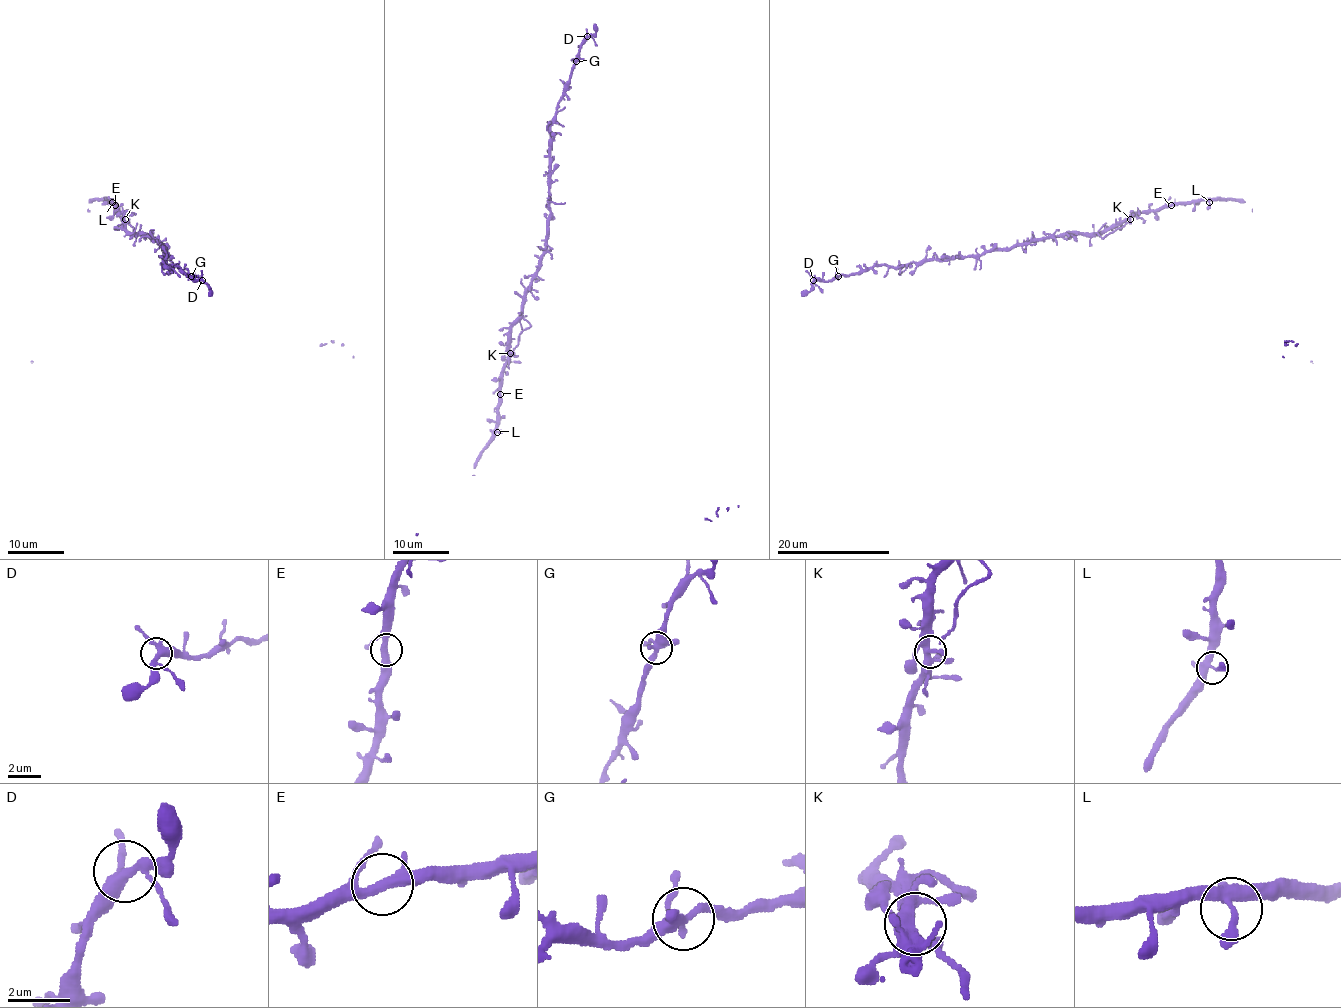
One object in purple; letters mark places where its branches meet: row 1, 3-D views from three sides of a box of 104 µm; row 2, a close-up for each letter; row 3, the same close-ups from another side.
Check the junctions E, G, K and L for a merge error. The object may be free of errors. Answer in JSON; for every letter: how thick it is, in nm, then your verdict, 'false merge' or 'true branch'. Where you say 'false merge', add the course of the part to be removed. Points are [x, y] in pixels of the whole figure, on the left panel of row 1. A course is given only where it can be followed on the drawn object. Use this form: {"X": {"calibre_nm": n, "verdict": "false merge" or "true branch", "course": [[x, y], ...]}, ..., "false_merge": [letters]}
{"E": {"calibre_nm": 320, "verdict": "true branch"}, "G": {"calibre_nm": 340, "verdict": "true branch"}, "K": {"calibre_nm": 320, "verdict": "true branch"}, "L": {"calibre_nm": 260, "verdict": "true branch"}, "false_merge": []}

